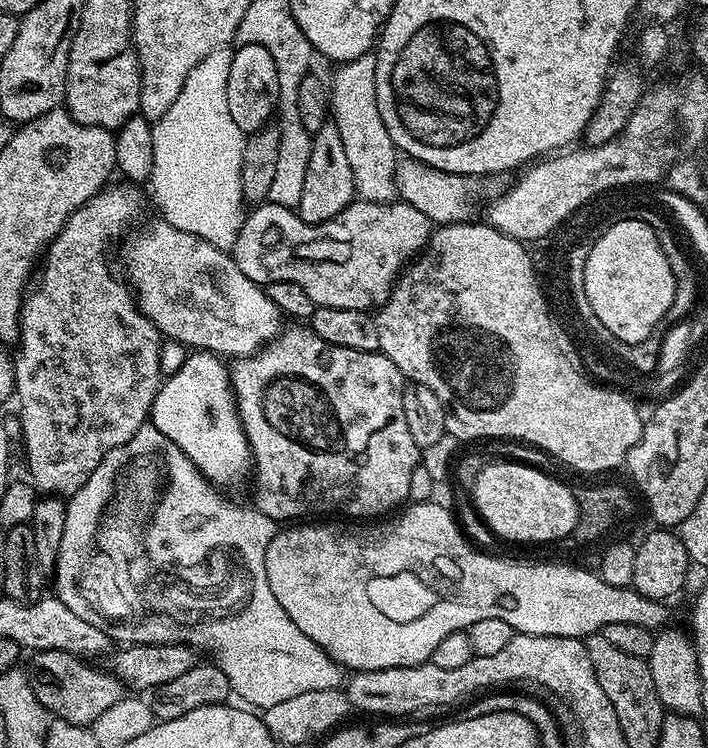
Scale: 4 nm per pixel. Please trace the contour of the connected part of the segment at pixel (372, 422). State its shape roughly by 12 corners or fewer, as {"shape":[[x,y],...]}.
{"shape":[[283,329],[230,368],[255,511],[372,516],[421,449],[383,352]]}

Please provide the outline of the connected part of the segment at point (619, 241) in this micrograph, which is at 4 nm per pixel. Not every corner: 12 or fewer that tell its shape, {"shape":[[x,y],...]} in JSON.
{"shape":[[632,218],[591,242],[584,290],[621,345],[660,327],[676,279]]}

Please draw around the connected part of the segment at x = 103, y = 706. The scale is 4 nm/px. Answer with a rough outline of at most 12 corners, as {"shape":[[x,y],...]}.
{"shape":[[32,652],[34,698],[91,726],[126,689],[73,652]]}

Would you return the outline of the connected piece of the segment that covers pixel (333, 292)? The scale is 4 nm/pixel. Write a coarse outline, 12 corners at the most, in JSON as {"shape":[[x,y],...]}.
{"shape":[[364,202],[328,264],[292,245],[293,209],[247,213],[236,265],[291,280],[316,306],[359,312],[391,296],[427,245],[403,202]]}

